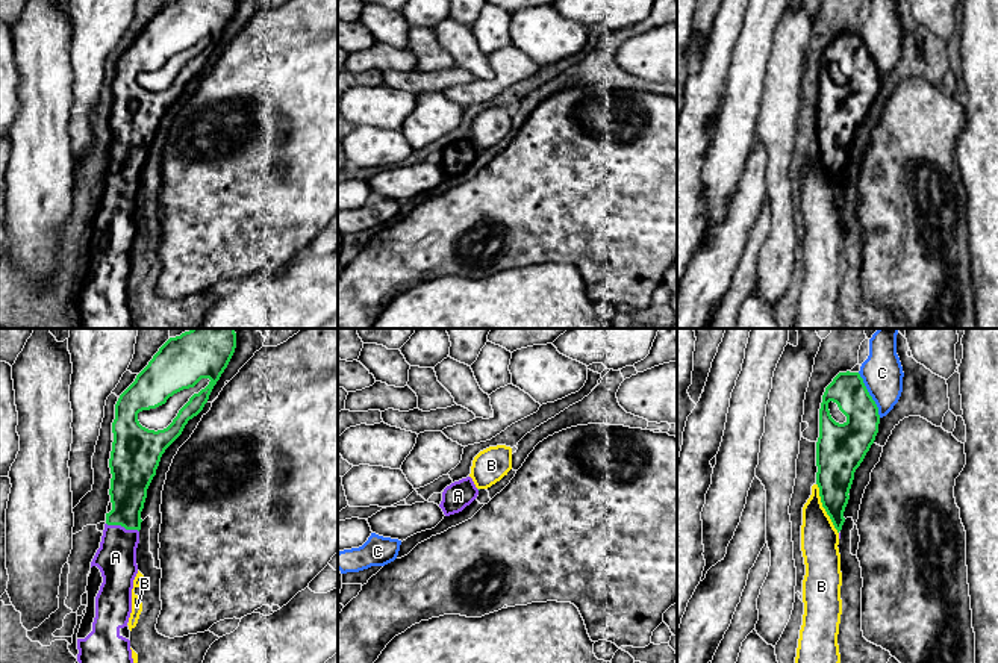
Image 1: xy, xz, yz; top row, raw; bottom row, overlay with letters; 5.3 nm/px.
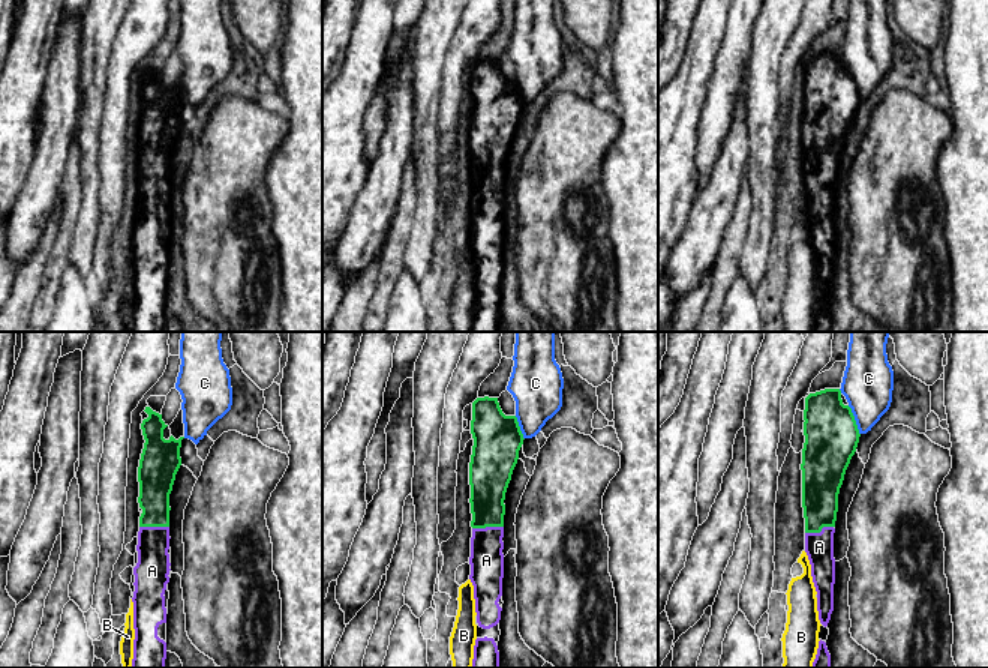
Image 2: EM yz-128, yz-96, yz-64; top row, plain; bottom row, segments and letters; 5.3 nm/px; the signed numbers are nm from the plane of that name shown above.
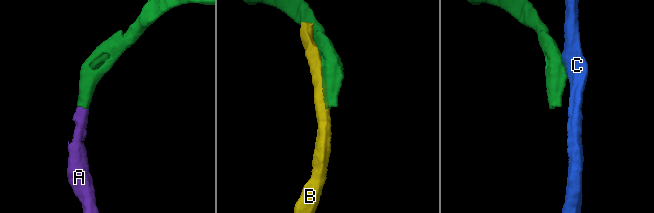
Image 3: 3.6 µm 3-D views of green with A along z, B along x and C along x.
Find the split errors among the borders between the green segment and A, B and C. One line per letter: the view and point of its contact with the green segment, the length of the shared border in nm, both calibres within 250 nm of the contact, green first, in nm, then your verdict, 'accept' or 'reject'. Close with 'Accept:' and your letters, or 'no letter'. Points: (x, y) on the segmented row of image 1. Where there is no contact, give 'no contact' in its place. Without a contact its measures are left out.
A: contact xy (123, 526); length 180 nm; calibres 200 and 200 nm; accept
B: contact yz (824, 507); length 300 nm; calibres 220 and 200 nm; reject
C: contact yz (870, 395); length 260 nm; calibres 200 and 220 nm; reject
Accept: A

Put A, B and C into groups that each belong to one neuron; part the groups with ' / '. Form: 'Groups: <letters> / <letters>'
Groups: A / B / C

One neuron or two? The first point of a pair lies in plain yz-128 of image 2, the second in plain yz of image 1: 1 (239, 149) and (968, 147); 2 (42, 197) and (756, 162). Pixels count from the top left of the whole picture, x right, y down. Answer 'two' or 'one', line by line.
1: two
2: one

